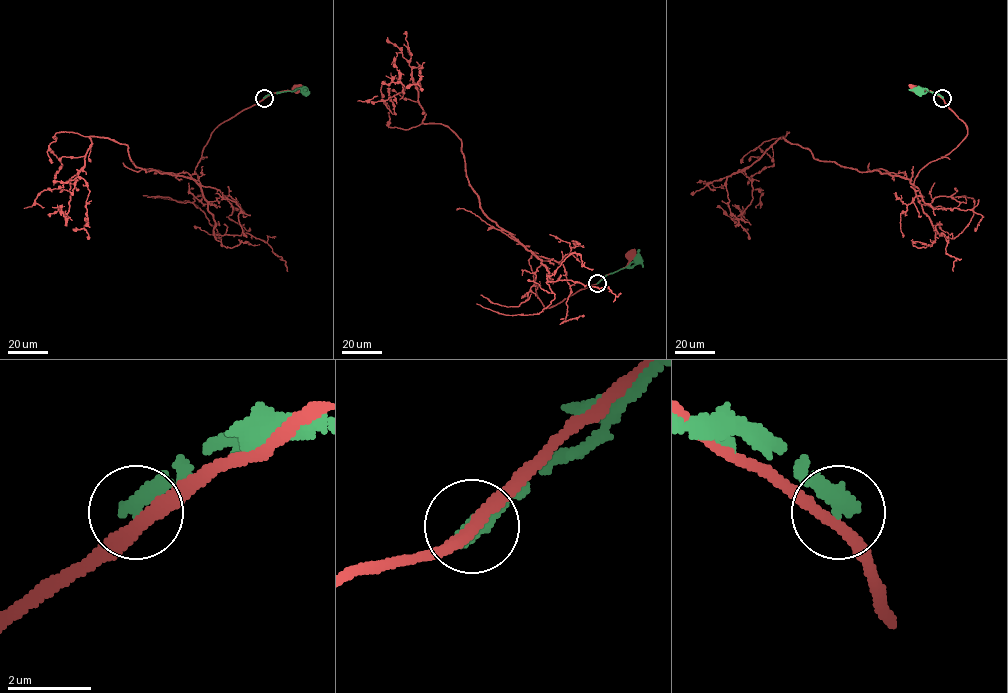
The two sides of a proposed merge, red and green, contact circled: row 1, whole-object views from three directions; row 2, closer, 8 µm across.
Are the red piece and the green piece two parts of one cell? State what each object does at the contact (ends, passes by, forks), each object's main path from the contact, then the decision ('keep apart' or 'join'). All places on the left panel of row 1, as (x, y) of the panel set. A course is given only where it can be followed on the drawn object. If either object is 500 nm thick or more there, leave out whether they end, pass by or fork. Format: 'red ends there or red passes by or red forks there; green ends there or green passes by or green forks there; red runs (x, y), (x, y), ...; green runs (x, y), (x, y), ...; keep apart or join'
red passes by; green ends there; red runs (264, 98), (273, 93), (298, 89); green runs (264, 98), (296, 88), (304, 91); keep apart

